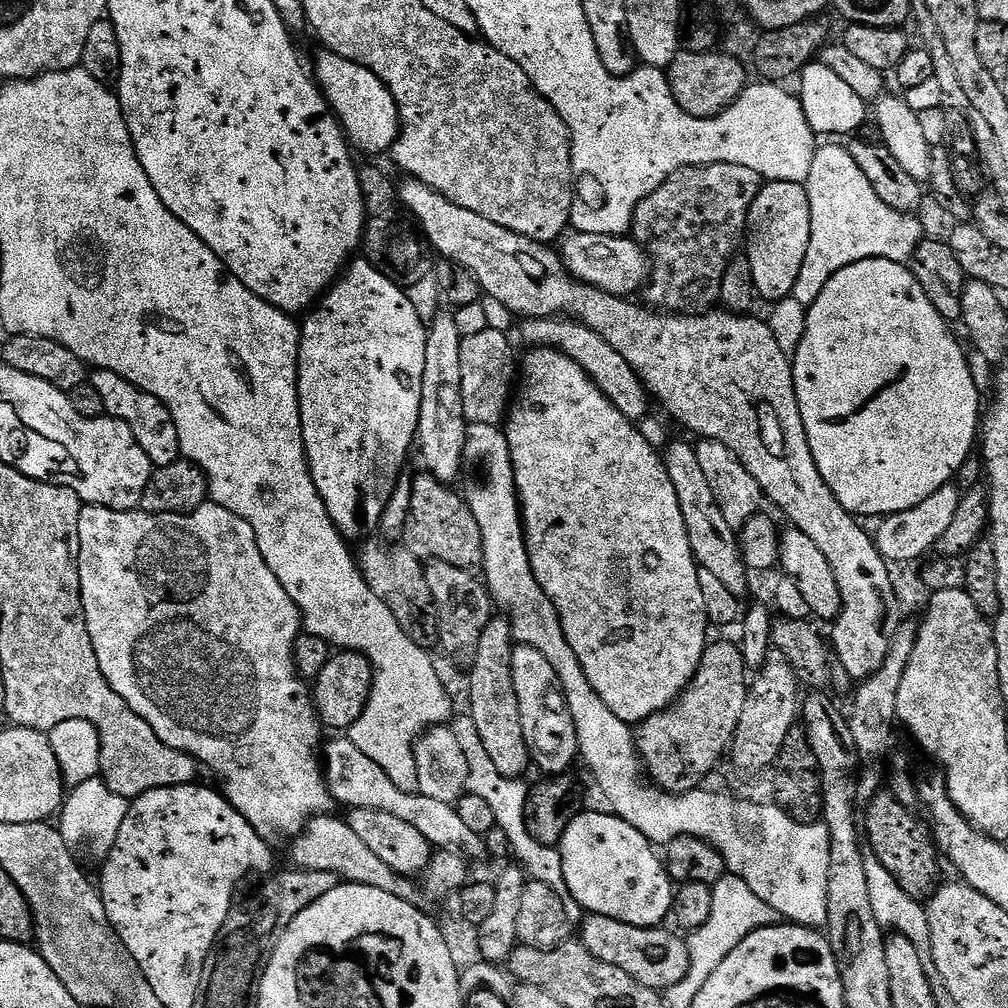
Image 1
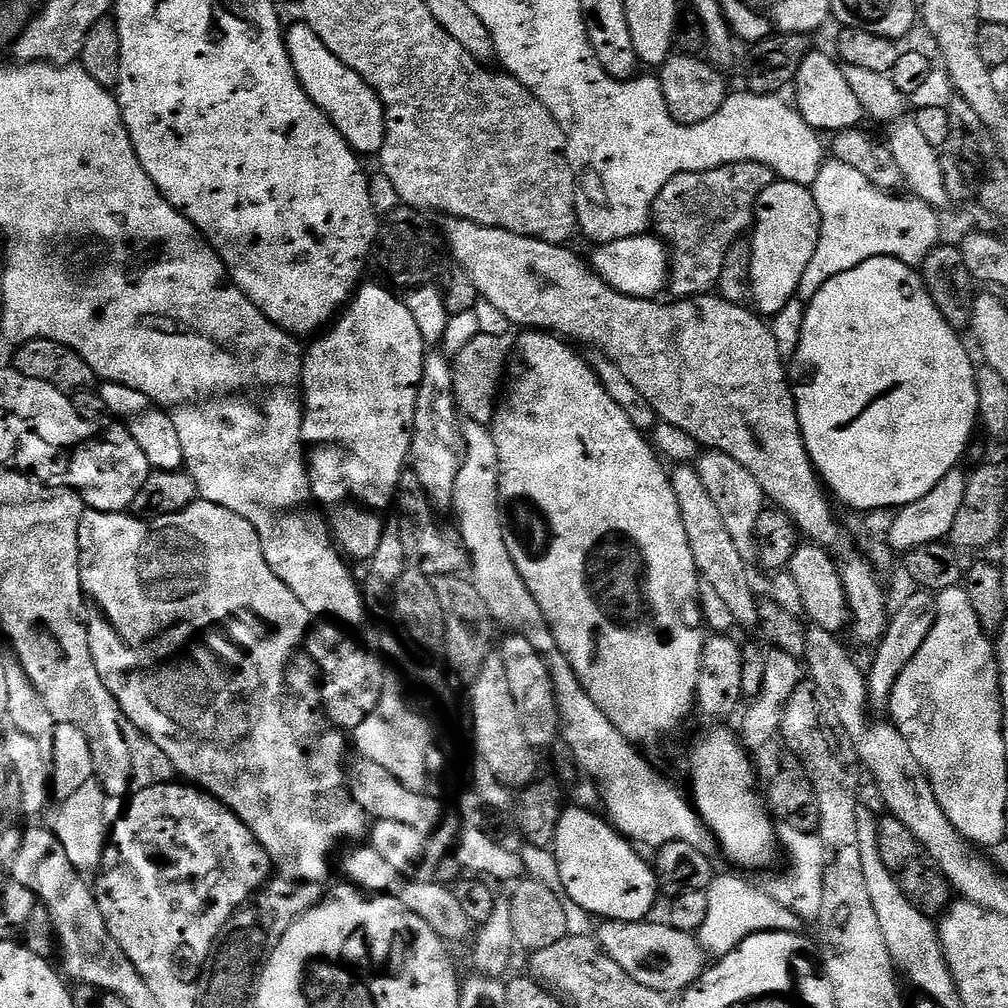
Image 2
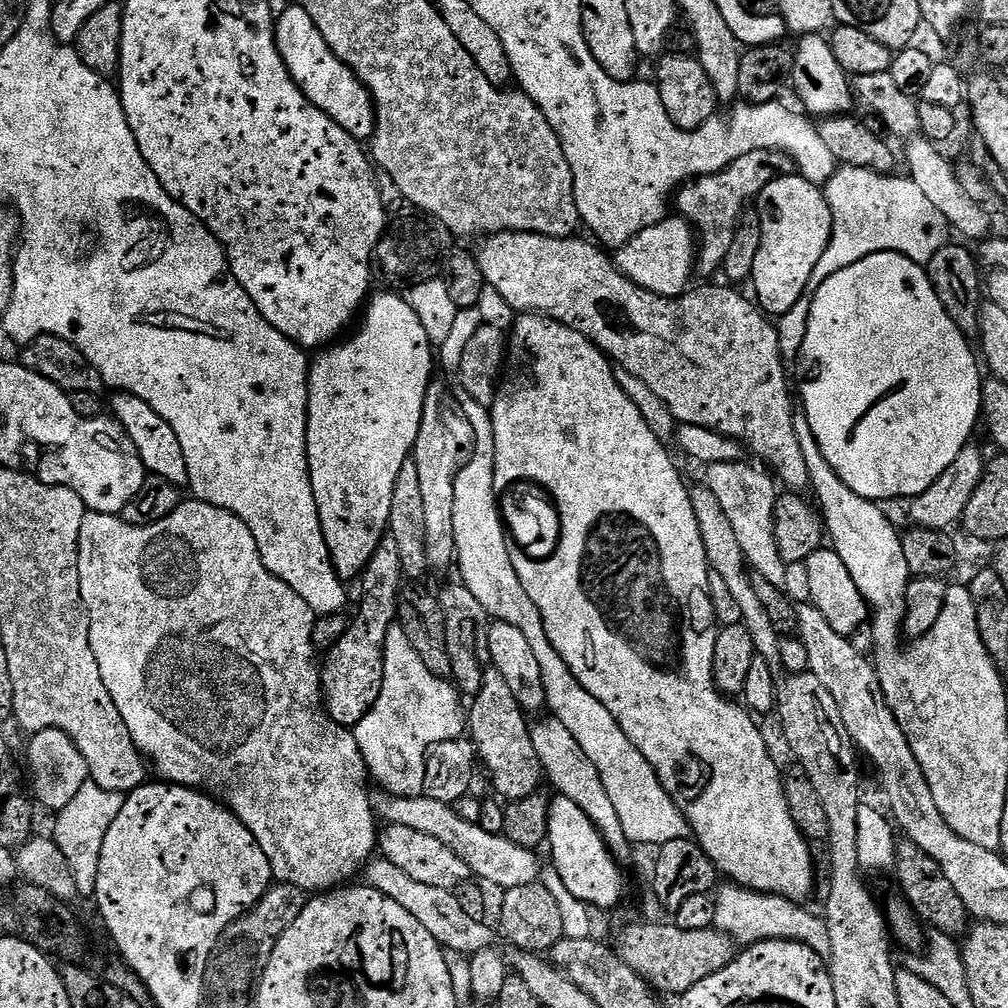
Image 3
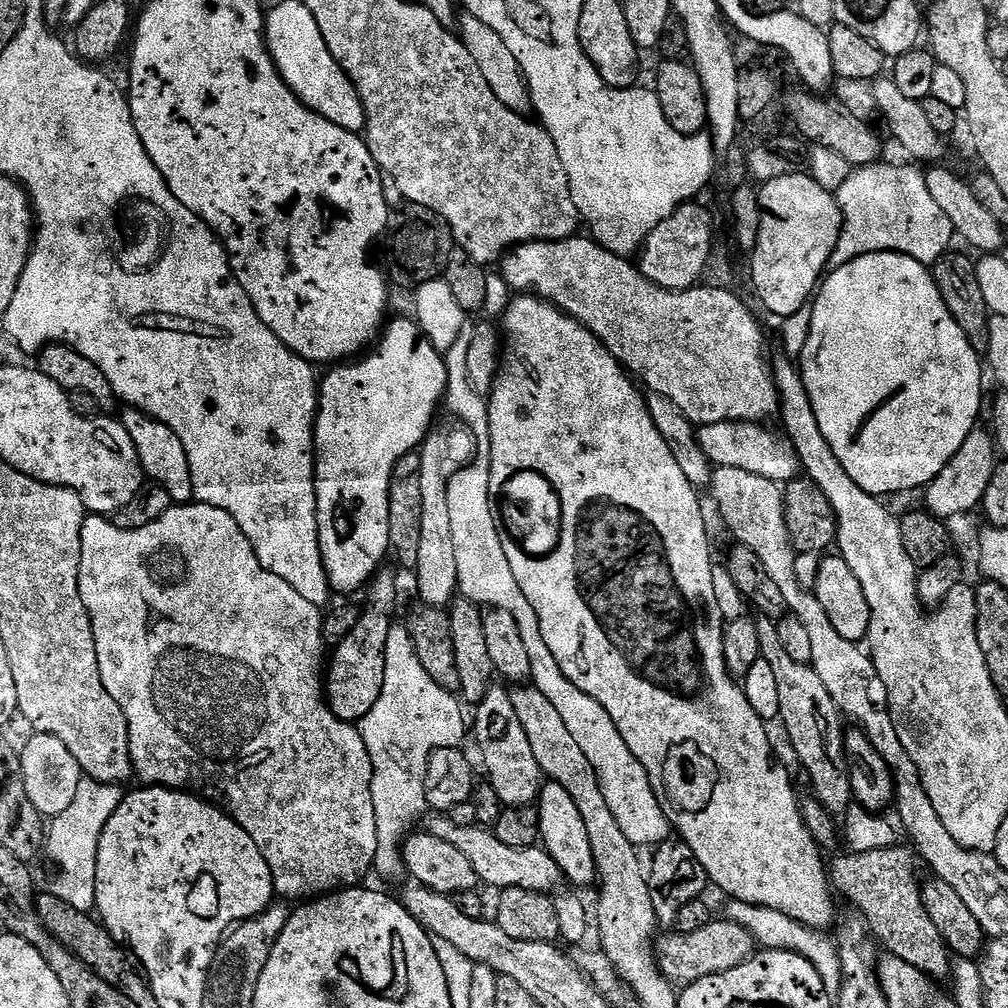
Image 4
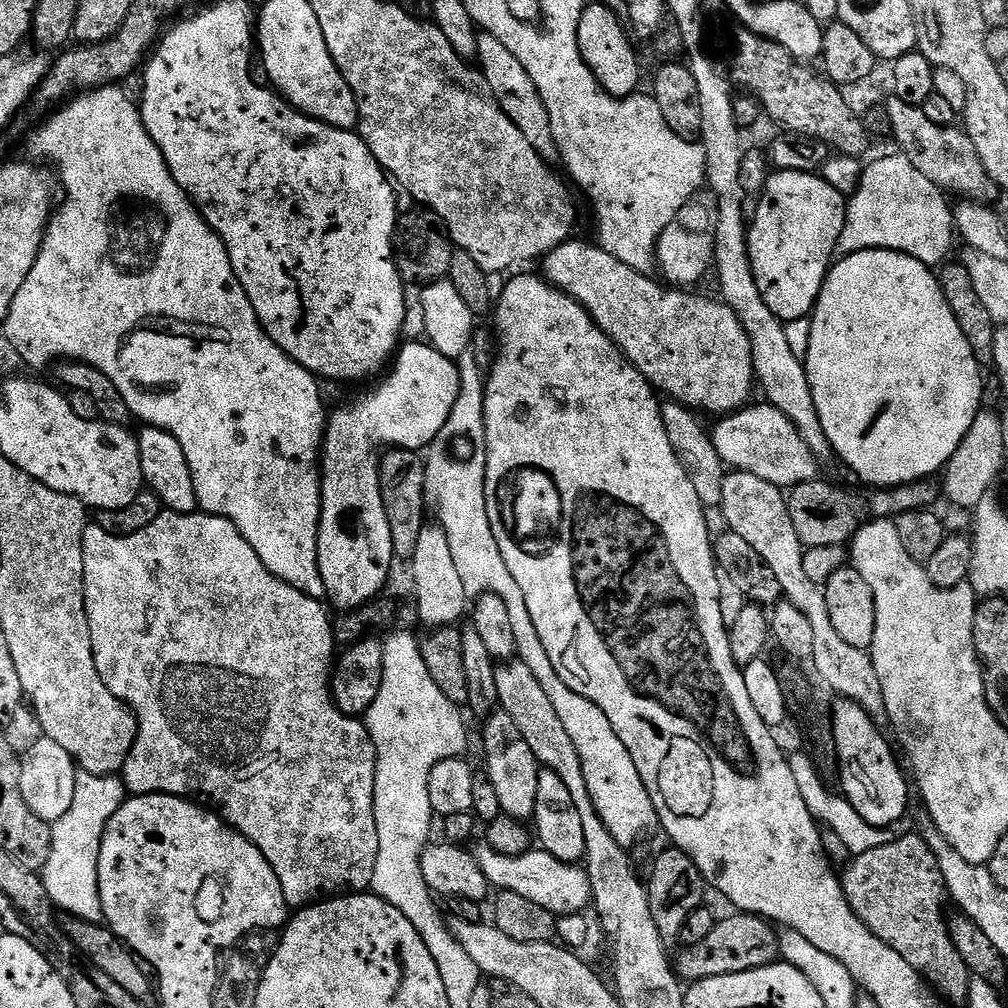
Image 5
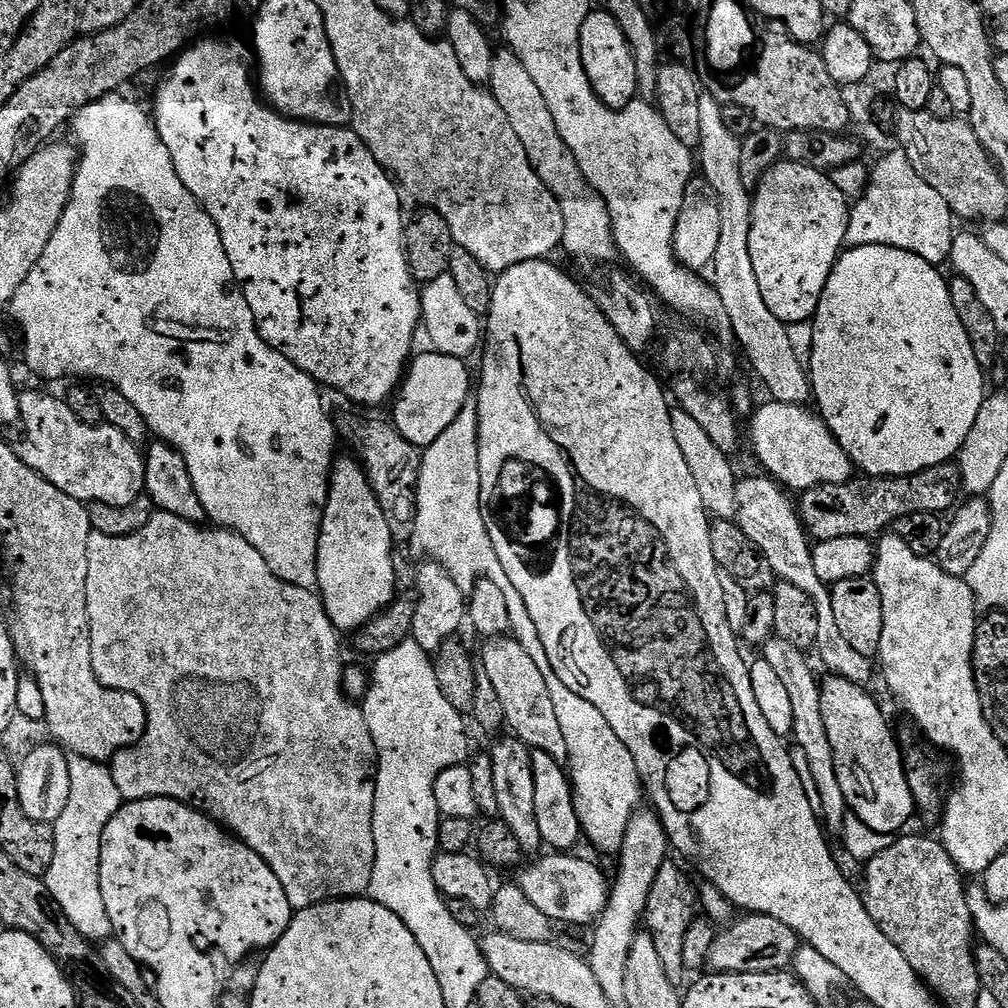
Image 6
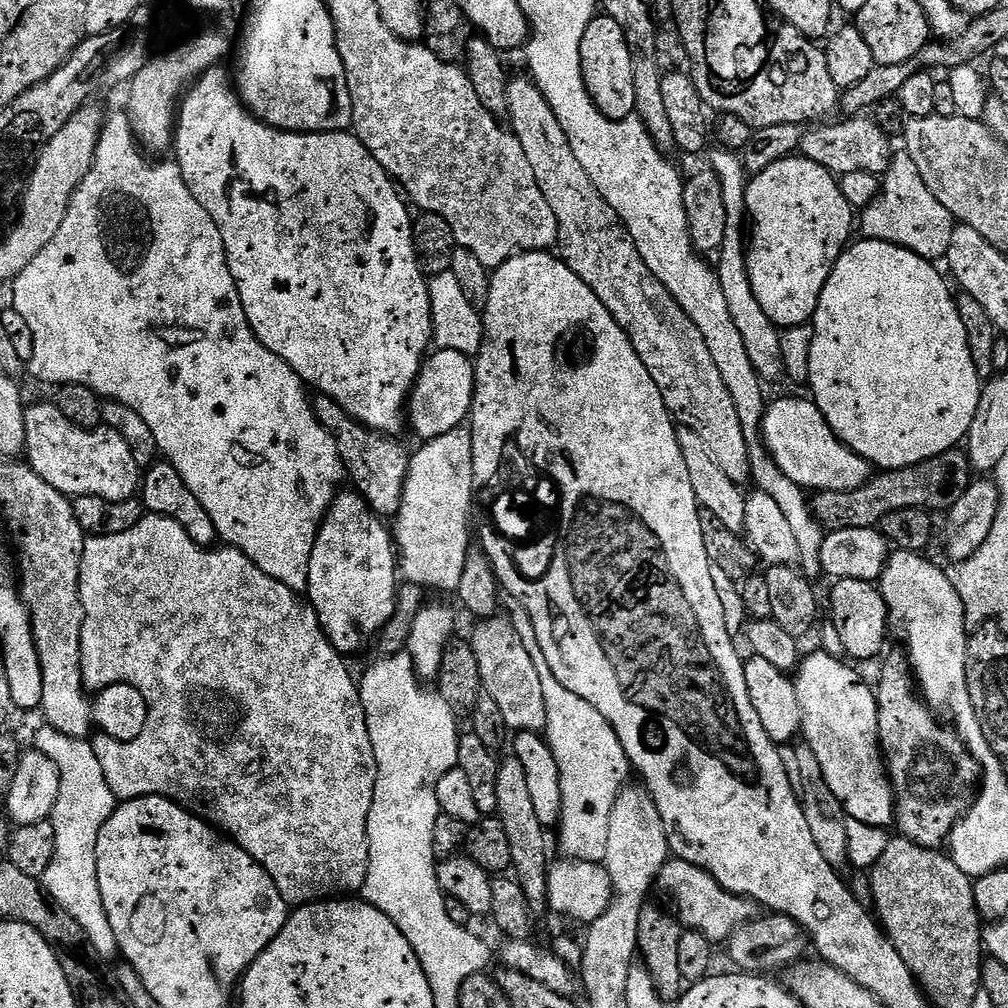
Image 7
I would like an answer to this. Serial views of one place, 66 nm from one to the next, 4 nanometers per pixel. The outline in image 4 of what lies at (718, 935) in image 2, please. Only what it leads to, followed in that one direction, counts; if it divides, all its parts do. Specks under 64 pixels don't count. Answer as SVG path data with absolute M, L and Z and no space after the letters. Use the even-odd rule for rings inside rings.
M732 900L729 905L726 912L727 919L750 930L750 934L761 949L793 952L806 958L806 962L810 962L810 966L818 970L818 978L822 978L822 986L826 986L826 990L833 998L839 997L840 987L844 985L840 950L837 941L833 937L831 940L827 931L806 926L790 918L790 914L782 914L782 910L770 910L766 906L754 906L741 900Z

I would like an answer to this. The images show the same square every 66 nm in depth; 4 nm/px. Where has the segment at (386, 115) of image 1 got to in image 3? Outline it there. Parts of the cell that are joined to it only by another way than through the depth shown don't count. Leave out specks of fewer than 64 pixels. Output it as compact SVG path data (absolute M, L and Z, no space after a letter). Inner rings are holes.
M299 6L288 8L275 17L276 45L286 62L288 73L318 110L325 112L346 134L361 142L371 141L376 129L376 103L368 87L330 50L326 38L314 26L314 18Z

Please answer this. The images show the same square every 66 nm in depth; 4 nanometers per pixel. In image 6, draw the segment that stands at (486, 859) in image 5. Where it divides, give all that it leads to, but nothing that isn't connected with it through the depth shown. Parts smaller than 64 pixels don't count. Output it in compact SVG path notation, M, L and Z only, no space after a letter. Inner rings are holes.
M576 854L548 855L552 856L541 855L537 864L519 869L518 883L526 898L530 898L530 902L534 902L534 906L538 906L538 910L542 910L542 914L546 914L546 918L557 925L595 925L604 913L610 895L610 882L604 878L603 870L580 856L572 856Z

